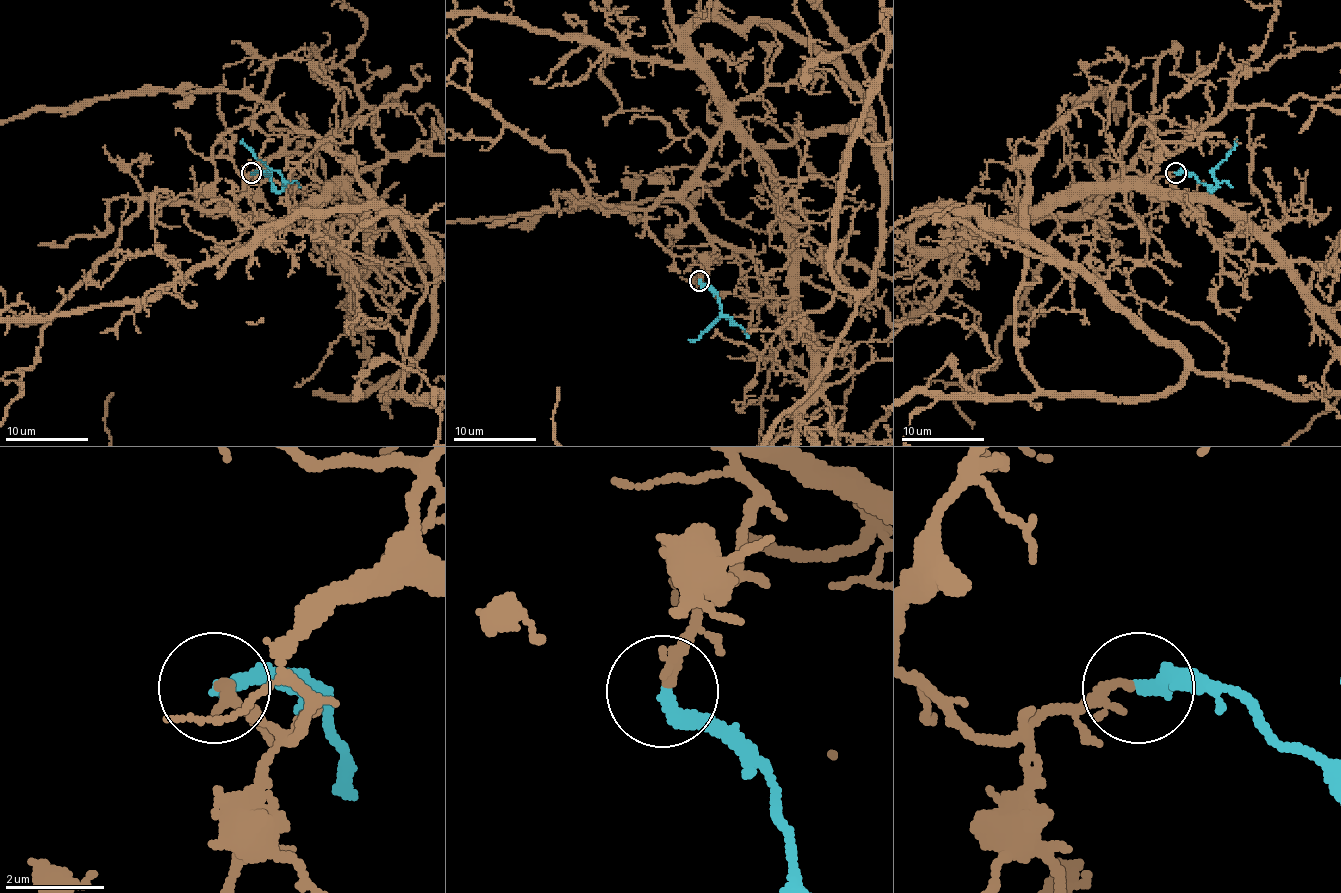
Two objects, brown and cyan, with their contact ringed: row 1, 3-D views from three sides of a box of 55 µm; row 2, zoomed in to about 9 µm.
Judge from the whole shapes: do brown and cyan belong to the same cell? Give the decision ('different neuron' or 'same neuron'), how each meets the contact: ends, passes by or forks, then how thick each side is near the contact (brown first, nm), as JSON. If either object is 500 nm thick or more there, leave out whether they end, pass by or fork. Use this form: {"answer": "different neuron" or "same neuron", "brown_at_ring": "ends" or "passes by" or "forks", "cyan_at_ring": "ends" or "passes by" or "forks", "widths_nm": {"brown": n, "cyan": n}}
{"answer": "same neuron", "brown_at_ring": "passes by", "cyan_at_ring": "ends", "widths_nm": {"brown": 140, "cyan": 320}}

